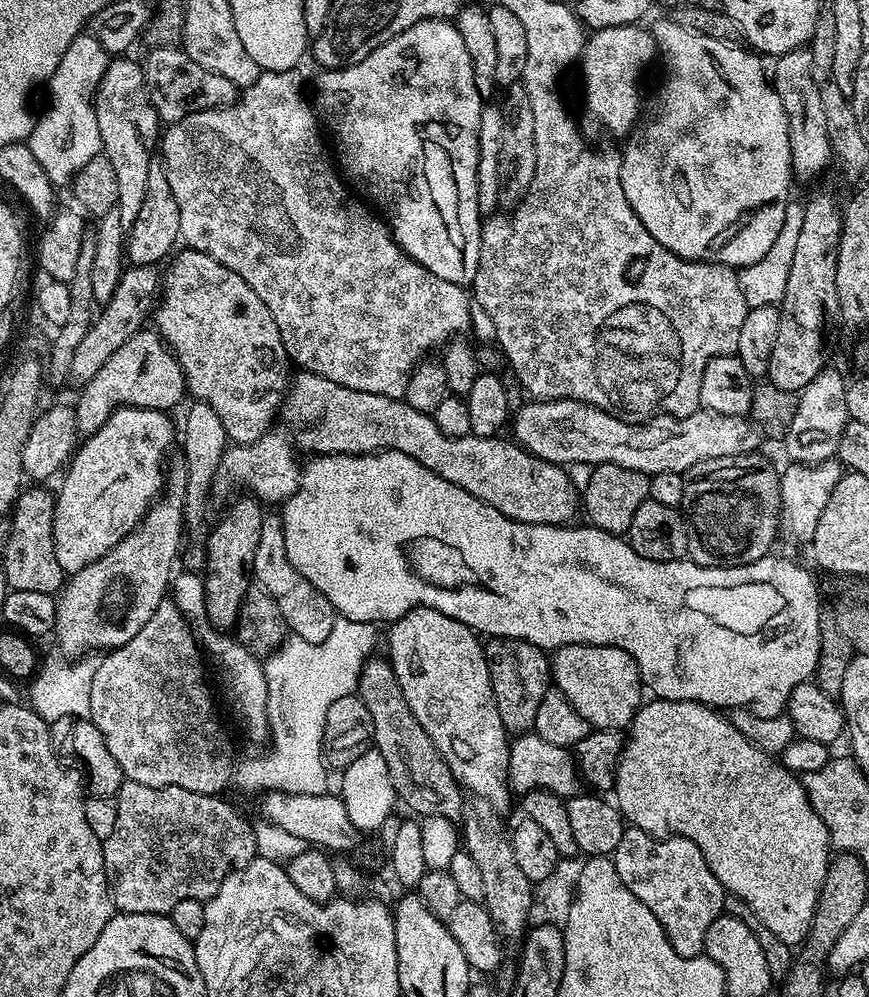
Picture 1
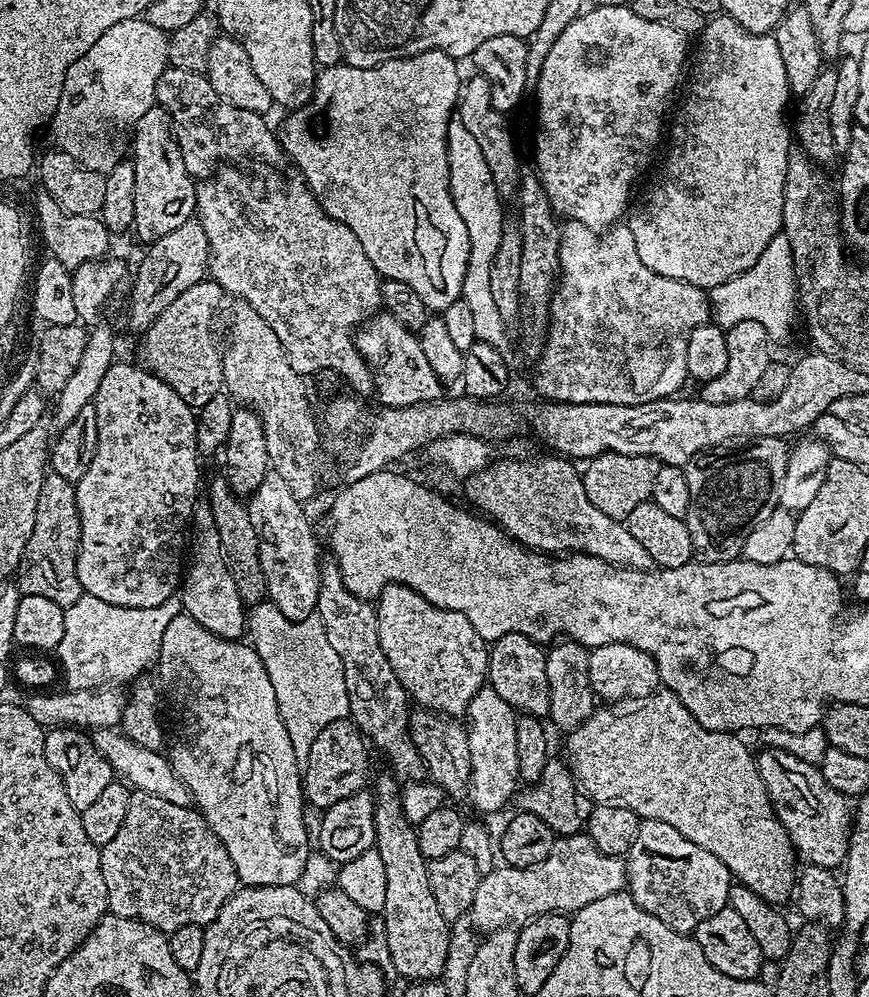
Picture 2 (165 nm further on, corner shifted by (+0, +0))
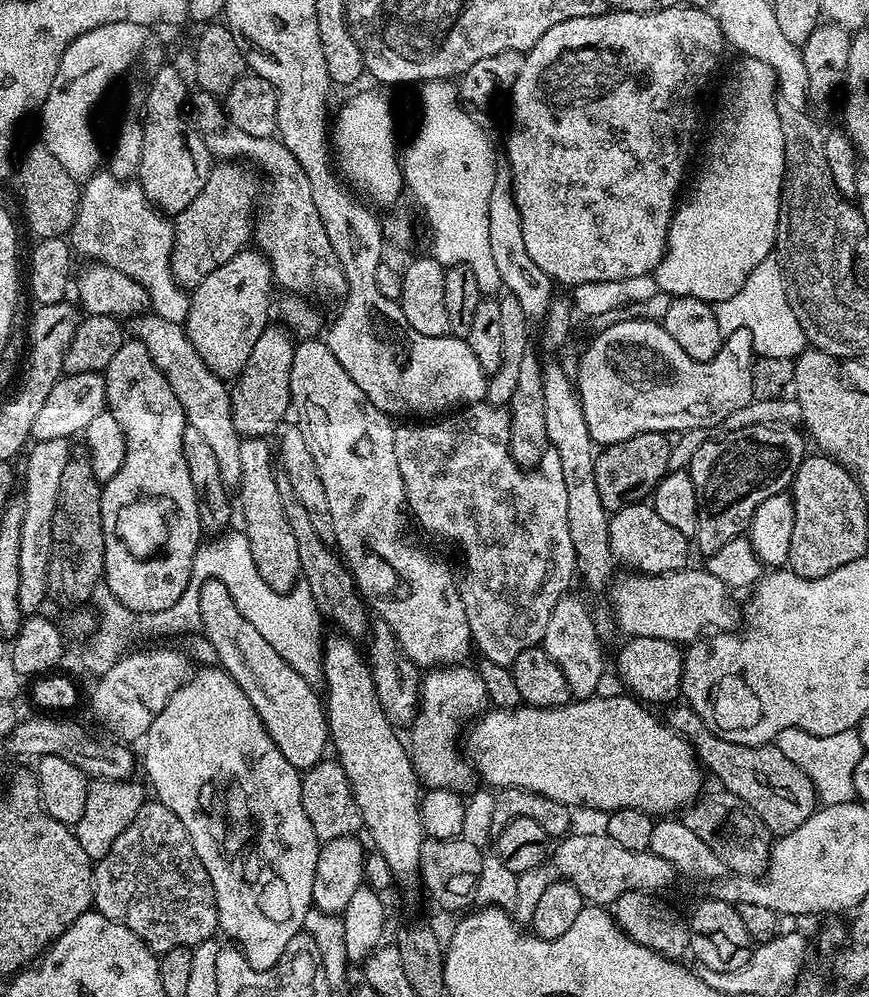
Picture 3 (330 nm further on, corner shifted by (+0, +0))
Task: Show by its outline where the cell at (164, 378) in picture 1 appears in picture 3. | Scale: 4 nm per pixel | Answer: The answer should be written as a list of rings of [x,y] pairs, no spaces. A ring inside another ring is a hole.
[[[245,250],[218,266],[214,274],[206,274],[200,285],[191,289],[188,317],[182,327],[194,350],[198,350],[198,358],[206,362],[215,376],[235,378],[242,366],[246,366],[258,334],[270,323],[268,307],[274,304],[272,288],[274,277],[267,256],[259,250]]]

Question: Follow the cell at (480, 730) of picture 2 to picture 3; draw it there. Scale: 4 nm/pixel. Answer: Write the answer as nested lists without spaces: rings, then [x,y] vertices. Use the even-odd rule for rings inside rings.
[[[441,666],[423,673],[420,681],[420,707],[410,726],[410,755],[421,785],[449,788],[461,794],[473,787],[474,769],[465,757],[464,760],[460,757],[456,749],[456,735],[460,732],[460,724],[467,725],[473,718],[479,717],[489,703],[479,671],[475,667],[464,667],[468,666]]]

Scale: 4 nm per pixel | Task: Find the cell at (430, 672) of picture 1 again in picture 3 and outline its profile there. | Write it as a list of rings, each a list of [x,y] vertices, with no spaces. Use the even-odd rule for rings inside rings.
[[[304,338],[297,343],[294,350],[294,362],[290,366],[290,390],[292,391],[292,408],[296,410],[300,408],[300,421],[298,421],[300,433],[306,438],[306,446],[310,446],[310,454],[314,458],[314,466],[318,470],[318,478],[322,478],[322,490],[326,490],[326,499],[330,505],[330,518],[334,518],[335,547],[344,564],[352,573],[364,603],[379,619],[386,621],[390,630],[398,638],[400,648],[406,654],[406,658],[410,658],[417,669],[431,670],[441,666],[456,666],[467,661],[464,659],[467,658],[468,651],[473,651],[474,645],[470,625],[466,618],[466,610],[462,606],[460,589],[454,579],[454,572],[452,576],[451,570],[440,561],[435,560],[430,553],[423,552],[422,549],[415,548],[414,545],[404,541],[404,528],[400,525],[400,511],[405,511],[406,501],[402,476],[398,474],[398,460],[394,458],[396,428],[388,413],[378,410],[378,406],[374,406],[374,402],[370,402],[370,398],[366,398],[366,394],[362,394],[362,390],[358,390],[358,382],[354,382],[354,378],[350,378],[350,374],[346,374],[346,370],[342,370],[342,362],[338,362],[338,358],[334,358],[334,354],[330,354],[330,346],[320,338]]]

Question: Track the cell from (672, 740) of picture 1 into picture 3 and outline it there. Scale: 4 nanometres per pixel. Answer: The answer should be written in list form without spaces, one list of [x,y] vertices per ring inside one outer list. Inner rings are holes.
[[[597,694],[576,698],[557,708],[521,706],[485,711],[471,725],[472,733],[468,736],[468,748],[472,751],[470,763],[479,779],[481,776],[488,783],[485,785],[493,789],[530,790],[546,798],[554,798],[554,802],[562,802],[573,809],[585,804],[588,808],[597,808],[601,814],[607,814],[619,808],[637,808],[653,818],[679,813],[702,792],[702,765],[696,758],[696,750],[687,738],[679,736],[661,717],[659,720],[654,713],[647,712],[652,710],[637,697],[623,695]]]

